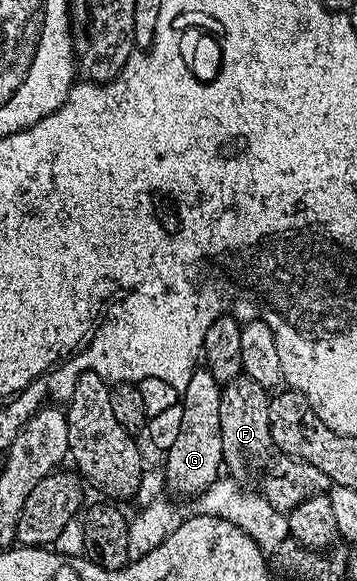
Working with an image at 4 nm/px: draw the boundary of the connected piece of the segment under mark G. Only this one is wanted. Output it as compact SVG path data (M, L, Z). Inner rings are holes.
M198 370L191 374L184 392L180 393L180 406L183 410L183 422L179 425L179 434L175 442L164 453L165 484L173 492L184 498L197 496L222 475L223 442L219 430L219 402L222 385L207 370Z

